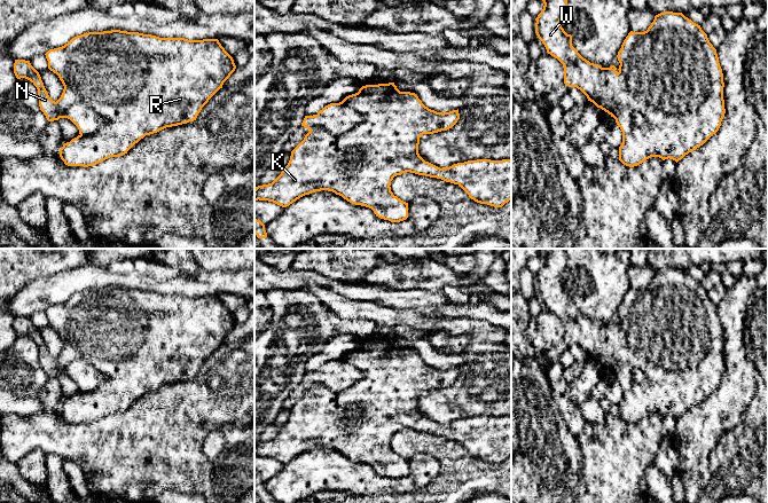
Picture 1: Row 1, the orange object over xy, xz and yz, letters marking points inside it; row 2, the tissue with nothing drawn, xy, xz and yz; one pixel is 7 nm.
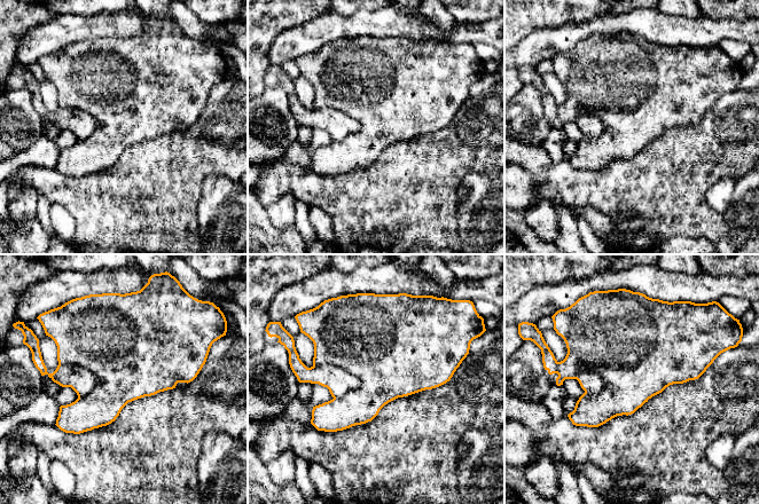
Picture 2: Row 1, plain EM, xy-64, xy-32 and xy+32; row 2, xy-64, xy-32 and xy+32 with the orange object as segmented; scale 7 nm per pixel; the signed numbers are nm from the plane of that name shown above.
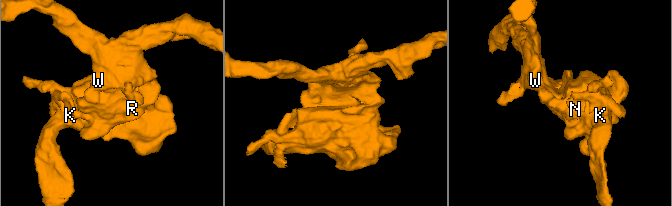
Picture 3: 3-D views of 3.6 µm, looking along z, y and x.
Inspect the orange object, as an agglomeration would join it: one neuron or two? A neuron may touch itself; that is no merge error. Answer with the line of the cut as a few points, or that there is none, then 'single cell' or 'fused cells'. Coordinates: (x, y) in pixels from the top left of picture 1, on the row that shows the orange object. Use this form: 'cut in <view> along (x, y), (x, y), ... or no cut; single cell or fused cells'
cut in xy along (54, 102), (63, 111), (84, 101), (106, 122); fused cells

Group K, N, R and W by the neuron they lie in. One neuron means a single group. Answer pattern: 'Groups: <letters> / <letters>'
Groups: K R W / N

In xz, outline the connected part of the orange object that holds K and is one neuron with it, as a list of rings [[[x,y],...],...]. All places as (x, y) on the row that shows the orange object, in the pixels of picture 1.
[[[394,82],[362,86],[342,102],[359,112],[362,121],[340,135],[314,126],[291,151],[281,174],[272,183],[254,188],[254,201],[287,207],[305,195],[328,190],[352,204],[371,209],[381,219],[400,222],[408,218],[408,203],[394,196],[390,186],[394,176],[406,172],[459,184],[480,204],[502,207],[511,199],[511,159],[468,160],[440,168],[420,156],[420,137],[452,128],[460,119],[459,109],[444,113],[431,110],[415,93],[400,92]]]

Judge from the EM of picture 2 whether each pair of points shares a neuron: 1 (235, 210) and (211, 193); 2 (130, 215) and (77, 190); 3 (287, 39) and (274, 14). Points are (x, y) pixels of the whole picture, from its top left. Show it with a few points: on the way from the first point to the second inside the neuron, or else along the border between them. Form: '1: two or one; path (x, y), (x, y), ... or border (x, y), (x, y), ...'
1: one; path (229, 210), (217, 197)
2: one; path (117, 211), (90, 198)
3: two; border (308, 20), (286, 28), (274, 39), (267, 52)

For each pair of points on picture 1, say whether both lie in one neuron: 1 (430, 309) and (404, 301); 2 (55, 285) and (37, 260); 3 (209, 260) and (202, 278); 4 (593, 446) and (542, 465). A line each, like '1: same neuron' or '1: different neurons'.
1: same neuron
2: different neurons
3: different neurons
4: different neurons

